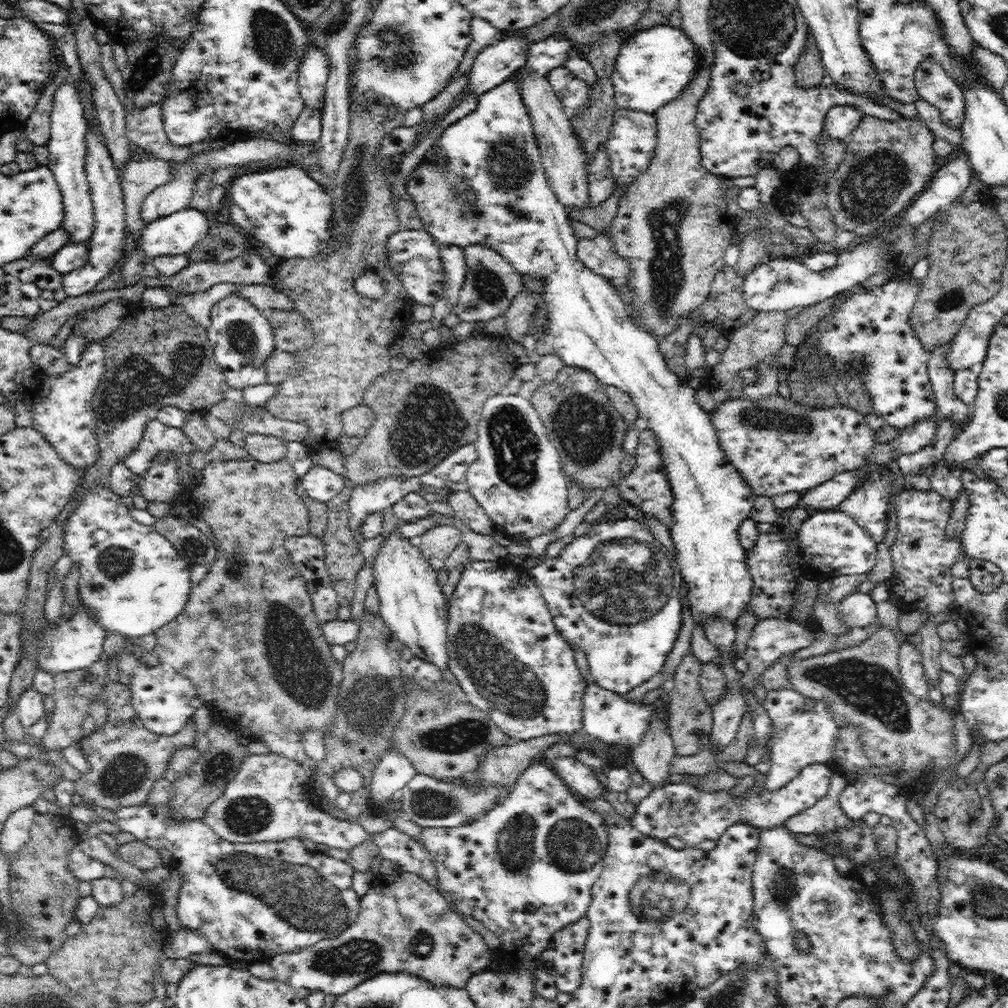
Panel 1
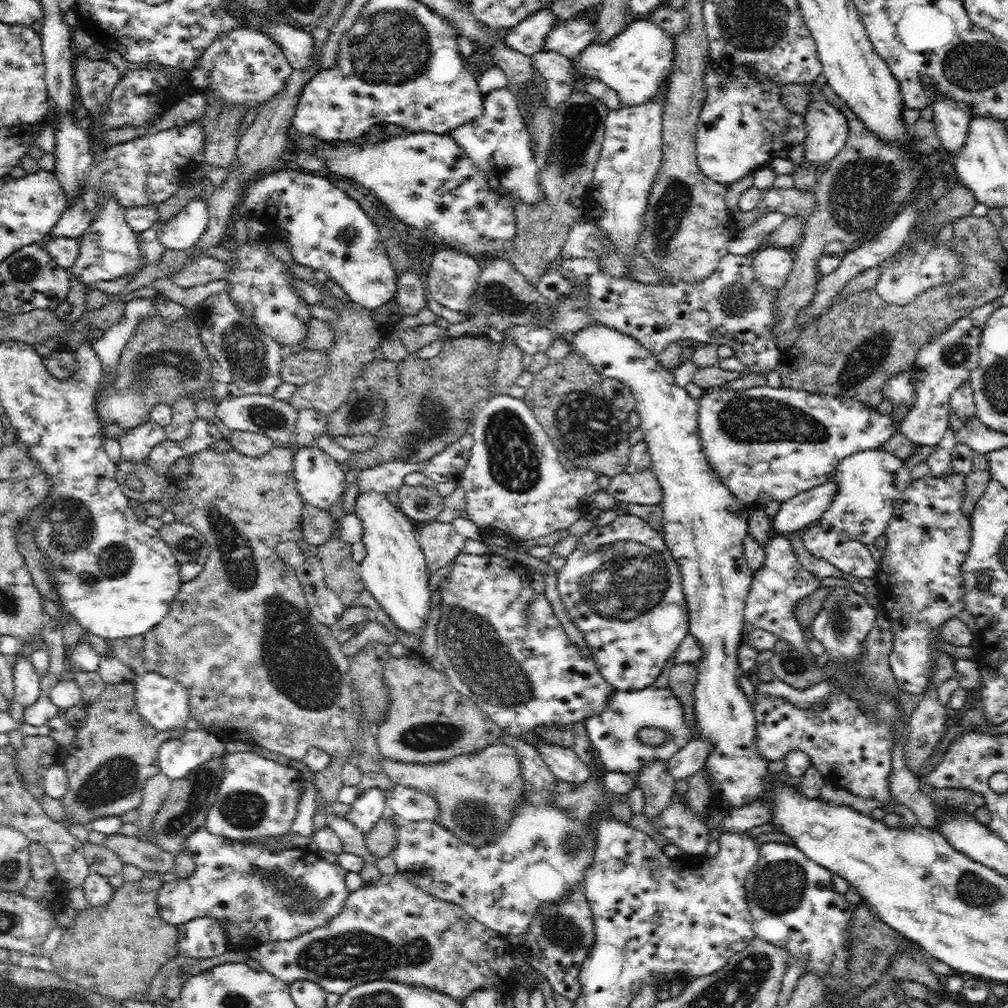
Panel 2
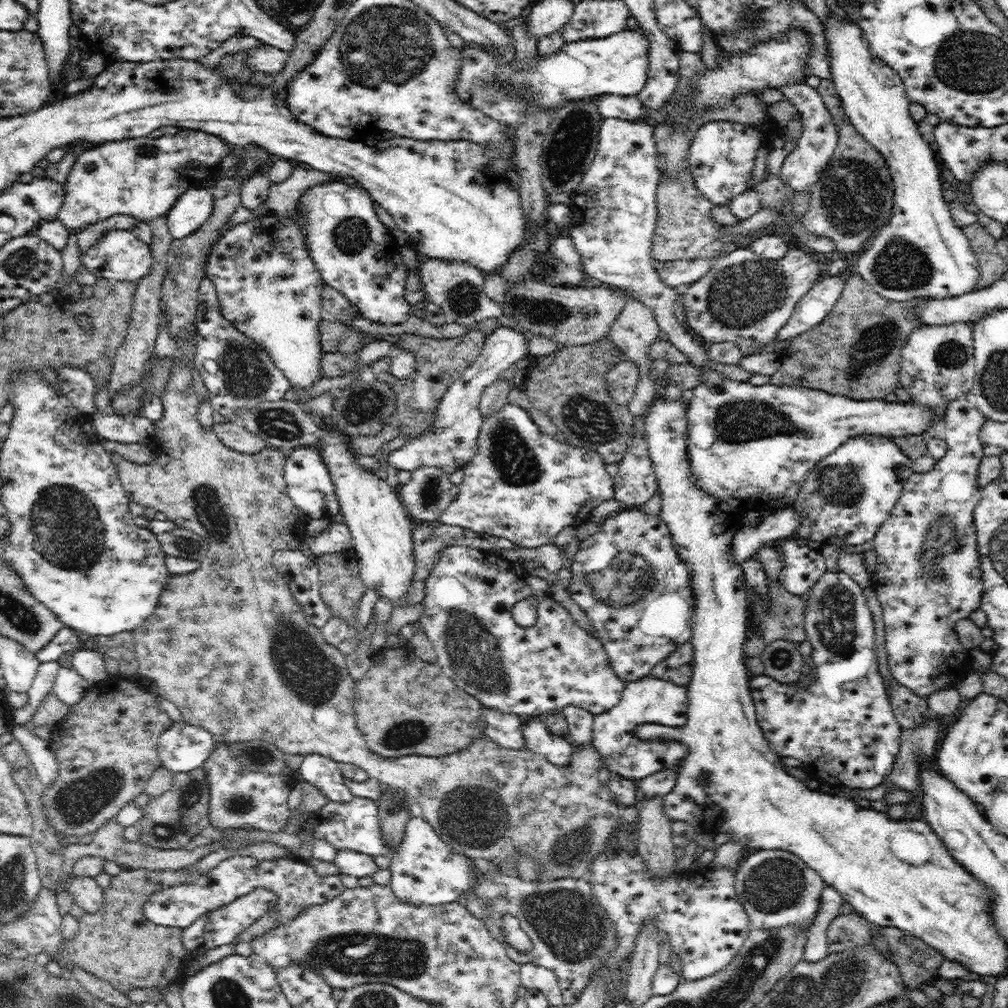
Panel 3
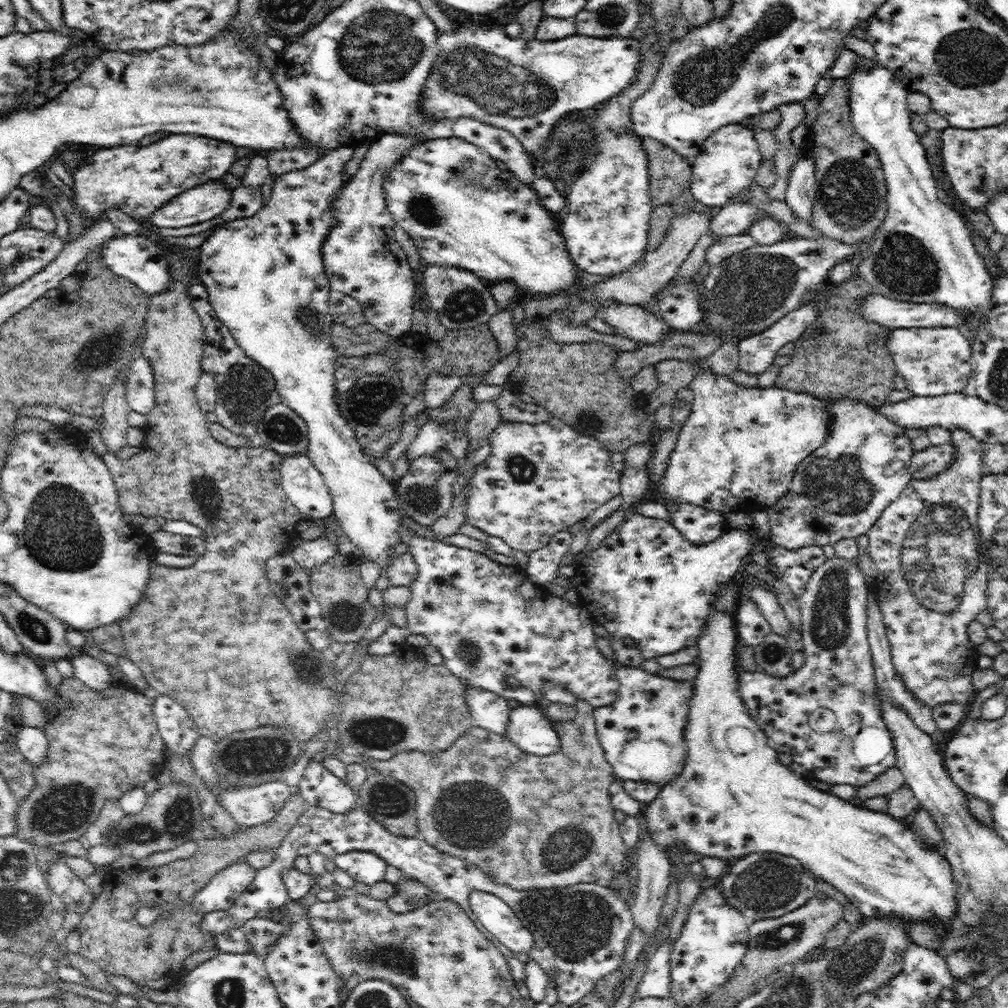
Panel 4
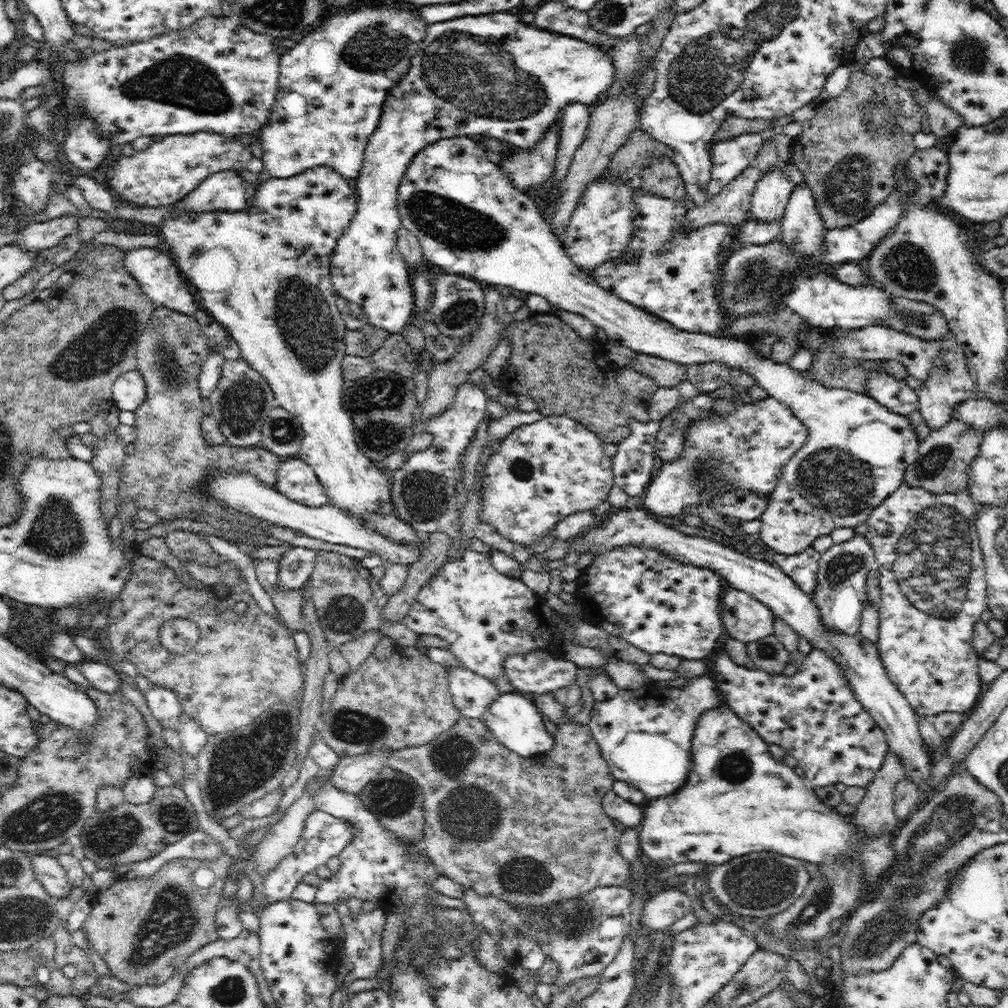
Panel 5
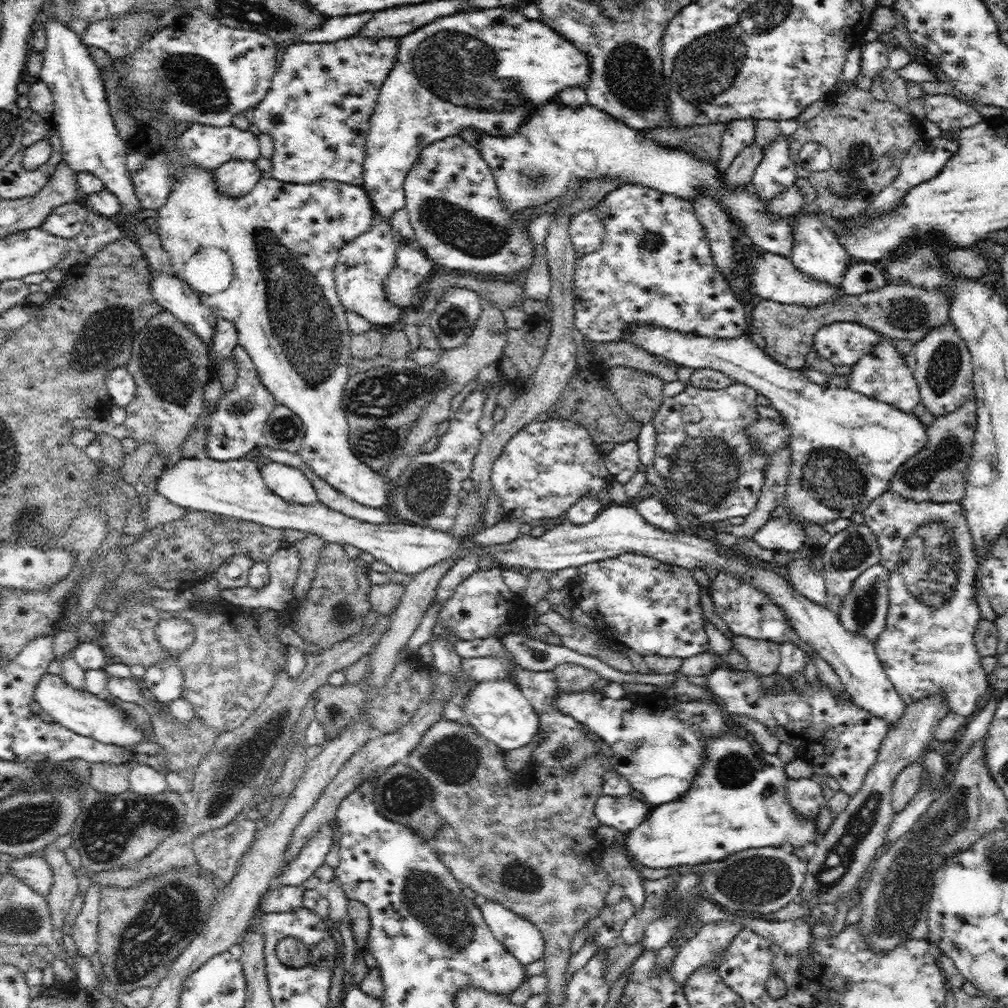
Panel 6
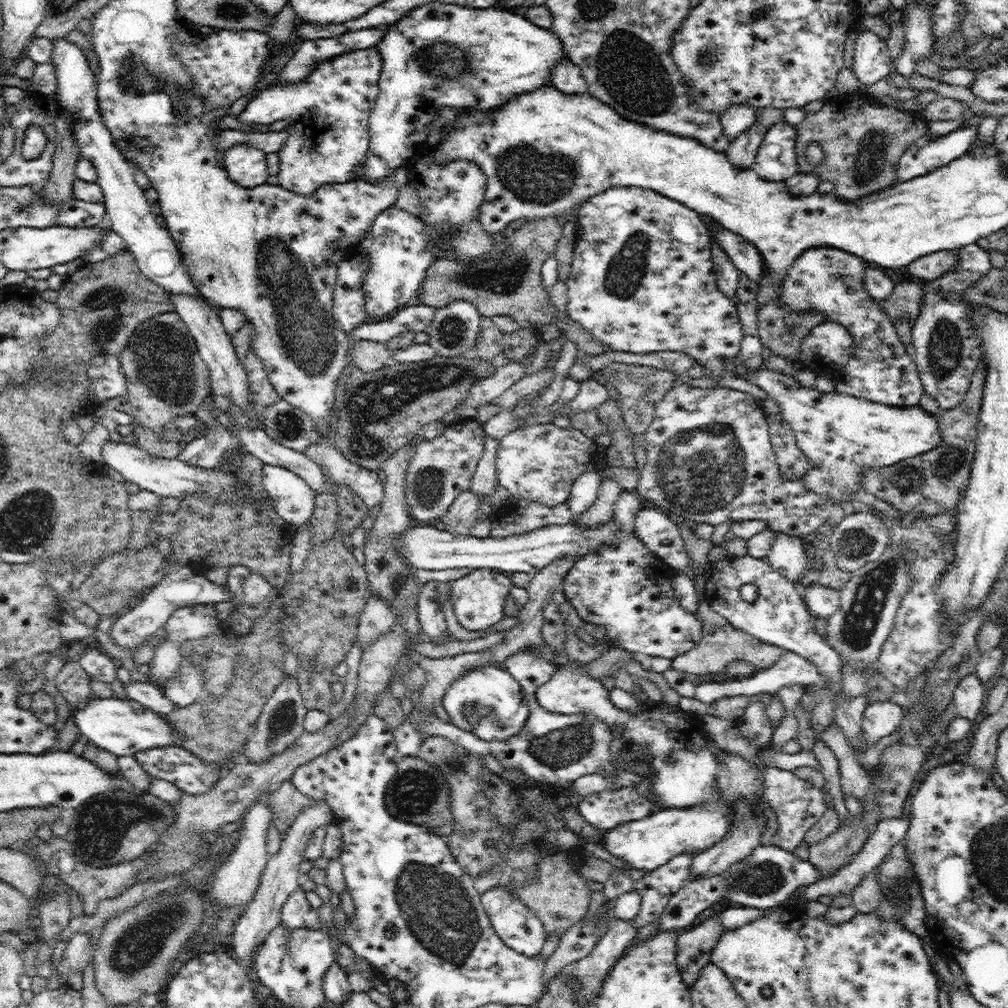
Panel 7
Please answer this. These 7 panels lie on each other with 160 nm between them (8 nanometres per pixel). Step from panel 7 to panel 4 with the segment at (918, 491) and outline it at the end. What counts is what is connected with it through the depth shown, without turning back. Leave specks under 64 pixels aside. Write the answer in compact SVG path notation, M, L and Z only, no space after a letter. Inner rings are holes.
M946 442L940 446L930 445L921 452L914 452L909 469L912 479L931 479L944 472L958 456L953 442Z

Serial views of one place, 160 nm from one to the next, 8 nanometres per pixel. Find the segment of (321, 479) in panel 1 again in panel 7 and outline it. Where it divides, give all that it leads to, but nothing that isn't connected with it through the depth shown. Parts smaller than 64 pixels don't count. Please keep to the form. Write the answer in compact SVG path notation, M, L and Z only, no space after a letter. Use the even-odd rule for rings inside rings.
M265 465L262 468L265 490L277 513L295 527L311 519L316 493L306 481L286 468Z

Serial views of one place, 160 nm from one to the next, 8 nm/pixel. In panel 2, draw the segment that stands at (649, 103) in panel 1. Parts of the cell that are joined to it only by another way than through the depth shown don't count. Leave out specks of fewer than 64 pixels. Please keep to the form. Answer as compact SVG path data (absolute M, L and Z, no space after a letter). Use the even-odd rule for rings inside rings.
M638 17L607 44L591 43L572 61L574 84L581 89L586 77L600 79L617 92L622 104L636 106L656 96L660 84L669 78L674 60L675 45L672 36L650 19Z

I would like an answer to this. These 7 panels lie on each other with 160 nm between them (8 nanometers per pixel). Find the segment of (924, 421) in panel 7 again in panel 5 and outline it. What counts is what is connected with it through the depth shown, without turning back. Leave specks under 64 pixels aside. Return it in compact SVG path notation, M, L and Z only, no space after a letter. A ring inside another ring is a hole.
M472 137L440 139L418 152L401 178L397 209L403 227L414 233L421 242L424 258L439 265L444 272L471 277L483 285L490 286L493 283L526 293L537 293L552 307L586 317L607 334L610 343L627 346L637 353L685 365L718 362L730 367L730 370L744 369L756 379L759 387L768 392L769 397L786 404L808 428L809 438L784 466L783 476L768 497L767 509L761 514L762 528L759 534L773 552L785 555L804 552L821 536L829 536L838 528L854 529L866 522L876 506L880 506L888 495L900 488L907 468L915 462L920 439L906 415L890 411L866 394L844 388L826 388L792 368L789 363L778 364L771 357L764 357L755 350L754 344L750 345L743 339L682 331L667 320L602 289L587 271L582 271L574 264L572 257L564 250L563 243L552 231L542 209L516 188L500 166L490 161L486 148L477 144Z

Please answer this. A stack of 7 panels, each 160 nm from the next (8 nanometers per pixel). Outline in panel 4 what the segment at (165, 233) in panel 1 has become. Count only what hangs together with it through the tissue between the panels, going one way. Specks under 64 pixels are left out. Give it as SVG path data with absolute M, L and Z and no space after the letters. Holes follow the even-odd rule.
M222 179L192 188L160 206L147 223L160 228L180 228L206 222L222 214L232 197Z

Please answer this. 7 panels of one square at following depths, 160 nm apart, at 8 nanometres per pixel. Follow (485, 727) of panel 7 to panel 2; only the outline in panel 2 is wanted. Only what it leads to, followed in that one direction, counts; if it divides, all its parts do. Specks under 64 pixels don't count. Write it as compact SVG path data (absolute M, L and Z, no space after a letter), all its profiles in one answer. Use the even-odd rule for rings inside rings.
M538 733L534 735L533 743L557 779L580 784L590 778L591 769L572 747L546 744L543 739L539 738Z

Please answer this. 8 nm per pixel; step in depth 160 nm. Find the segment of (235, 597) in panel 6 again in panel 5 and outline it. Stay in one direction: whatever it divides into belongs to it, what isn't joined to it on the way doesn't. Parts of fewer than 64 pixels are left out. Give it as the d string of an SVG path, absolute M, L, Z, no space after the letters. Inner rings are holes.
M292 547L279 560L278 586L284 591L300 589L311 577L316 562L316 551L304 547Z

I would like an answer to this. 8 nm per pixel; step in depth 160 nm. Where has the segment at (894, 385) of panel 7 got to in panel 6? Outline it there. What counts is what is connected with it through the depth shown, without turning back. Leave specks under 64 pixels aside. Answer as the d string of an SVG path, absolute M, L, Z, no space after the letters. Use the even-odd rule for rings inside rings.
M805 202L799 213L795 215L791 261L796 270L814 277L820 282L834 285L838 289L846 269L850 266L850 255L836 239L834 229L820 217L820 213L814 213L814 211L815 207ZM881 335L880 342L853 364L848 380L846 380L846 386L848 390L890 404L902 412L912 413L921 402L920 390L915 376L906 365L904 356L898 354L894 342L894 339Z

